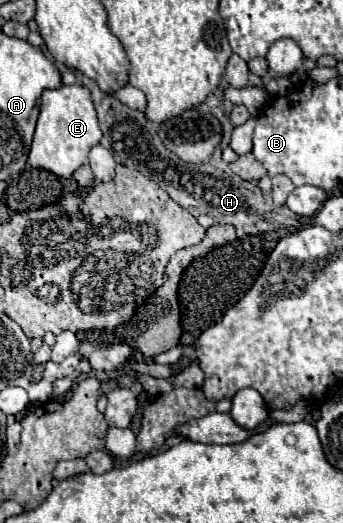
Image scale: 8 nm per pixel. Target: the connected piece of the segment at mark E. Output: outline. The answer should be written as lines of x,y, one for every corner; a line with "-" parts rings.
62,85
58,89
46,89
40,103
40,117
28,161
32,167
70,177
78,167
88,163
88,151
102,139
90,91
82,85

